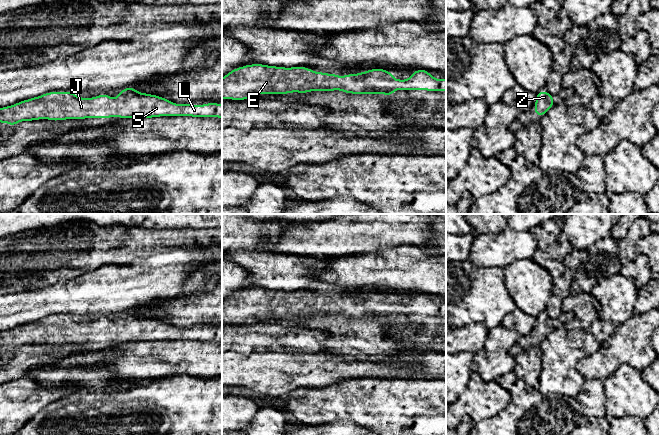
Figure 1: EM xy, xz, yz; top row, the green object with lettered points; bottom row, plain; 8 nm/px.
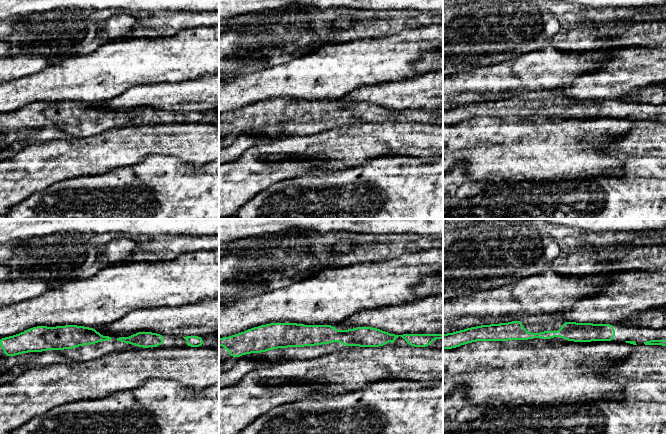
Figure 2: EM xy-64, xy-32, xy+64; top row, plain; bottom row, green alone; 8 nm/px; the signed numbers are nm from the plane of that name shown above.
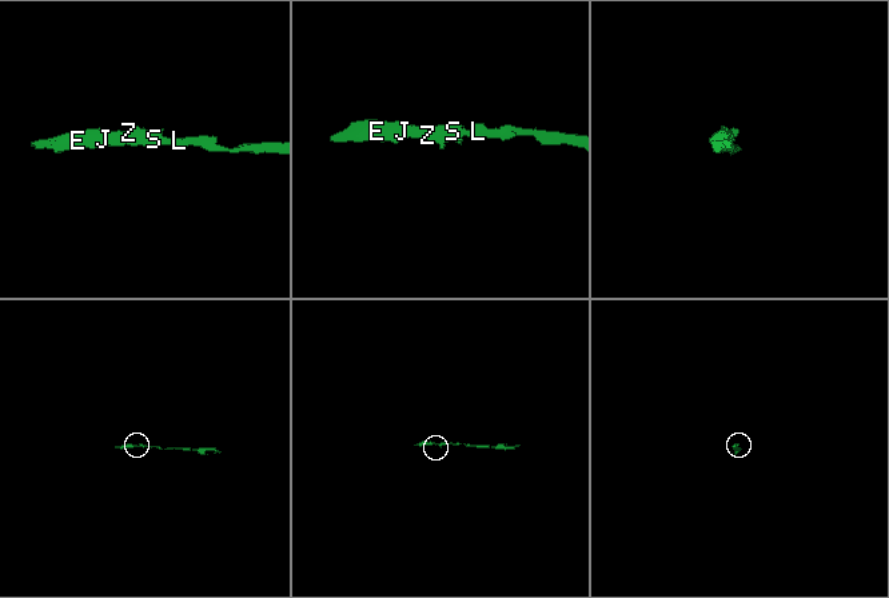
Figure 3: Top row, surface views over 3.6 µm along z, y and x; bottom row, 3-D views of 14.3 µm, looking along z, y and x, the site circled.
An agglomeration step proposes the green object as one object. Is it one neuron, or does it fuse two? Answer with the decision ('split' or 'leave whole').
leave whole

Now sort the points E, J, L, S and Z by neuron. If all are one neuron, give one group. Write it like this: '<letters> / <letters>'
E J L S Z

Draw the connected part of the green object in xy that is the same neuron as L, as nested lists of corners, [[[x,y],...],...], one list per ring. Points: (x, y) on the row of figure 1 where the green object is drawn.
[[[134,86],[122,89],[117,99],[108,94],[80,98],[74,92],[49,92],[38,97],[0,108],[0,123],[14,126],[20,121],[52,121],[85,118],[152,118],[192,116],[222,118],[222,104],[173,104],[157,95],[137,92]]]

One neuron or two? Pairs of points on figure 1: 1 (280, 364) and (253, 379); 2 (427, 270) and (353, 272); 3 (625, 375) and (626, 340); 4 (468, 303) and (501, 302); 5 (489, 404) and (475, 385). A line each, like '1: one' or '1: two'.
1: one
2: one
3: two
4: one
5: one

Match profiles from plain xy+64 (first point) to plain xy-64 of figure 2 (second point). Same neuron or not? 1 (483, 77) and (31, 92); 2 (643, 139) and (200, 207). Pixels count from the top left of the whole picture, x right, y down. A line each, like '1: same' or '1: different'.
1: same
2: different

